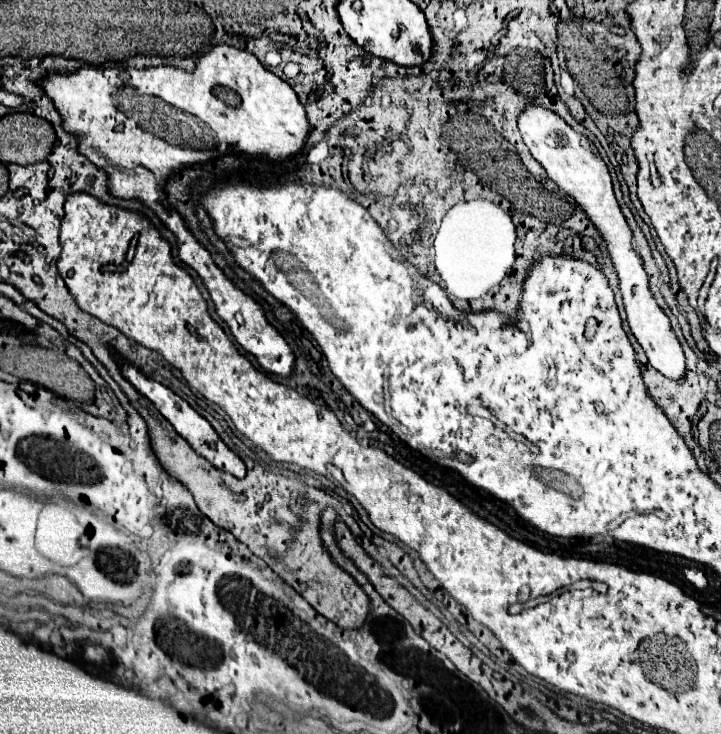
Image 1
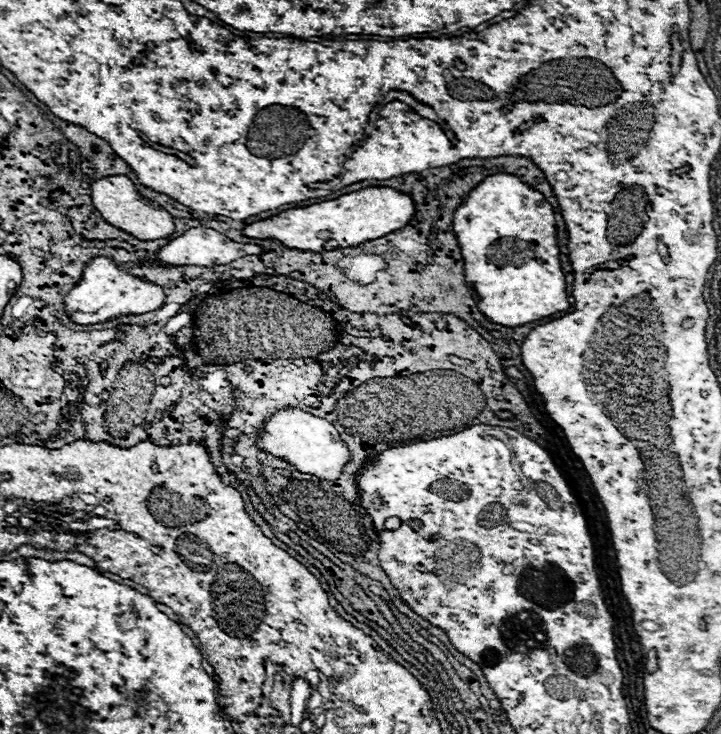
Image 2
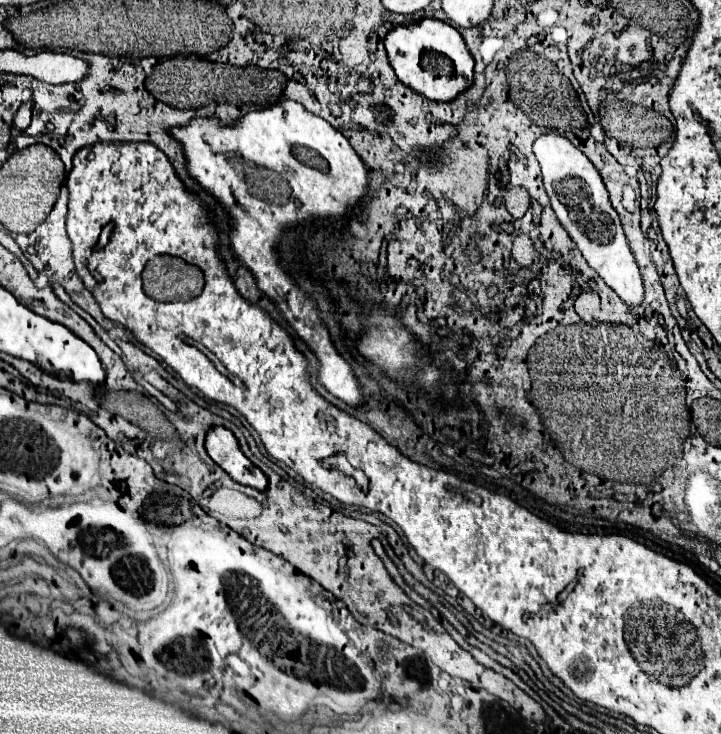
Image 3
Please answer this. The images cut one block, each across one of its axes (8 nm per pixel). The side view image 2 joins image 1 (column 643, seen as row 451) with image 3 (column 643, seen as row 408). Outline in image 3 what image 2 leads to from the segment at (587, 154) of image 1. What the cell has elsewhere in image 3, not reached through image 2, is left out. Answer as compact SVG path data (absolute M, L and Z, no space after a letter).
M542 134L534 142L534 154L540 162L544 188L550 196L552 208L560 224L568 230L586 262L600 274L600 278L624 300L626 306L640 306L644 300L644 284L638 264L632 256L620 218L608 200L608 190L596 166L564 136Z

